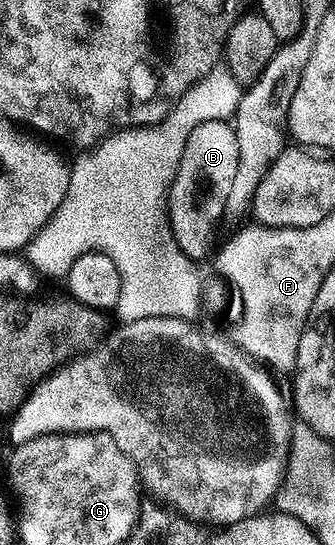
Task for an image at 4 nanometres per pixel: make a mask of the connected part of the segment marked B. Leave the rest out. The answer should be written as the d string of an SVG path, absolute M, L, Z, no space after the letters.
M219 119L206 121L186 137L174 181L168 190L168 220L174 237L182 253L197 261L203 260L208 251L216 221L225 216L224 202L230 193L230 181L234 181L234 173L238 173L238 137L235 130L220 131L220 127Z

